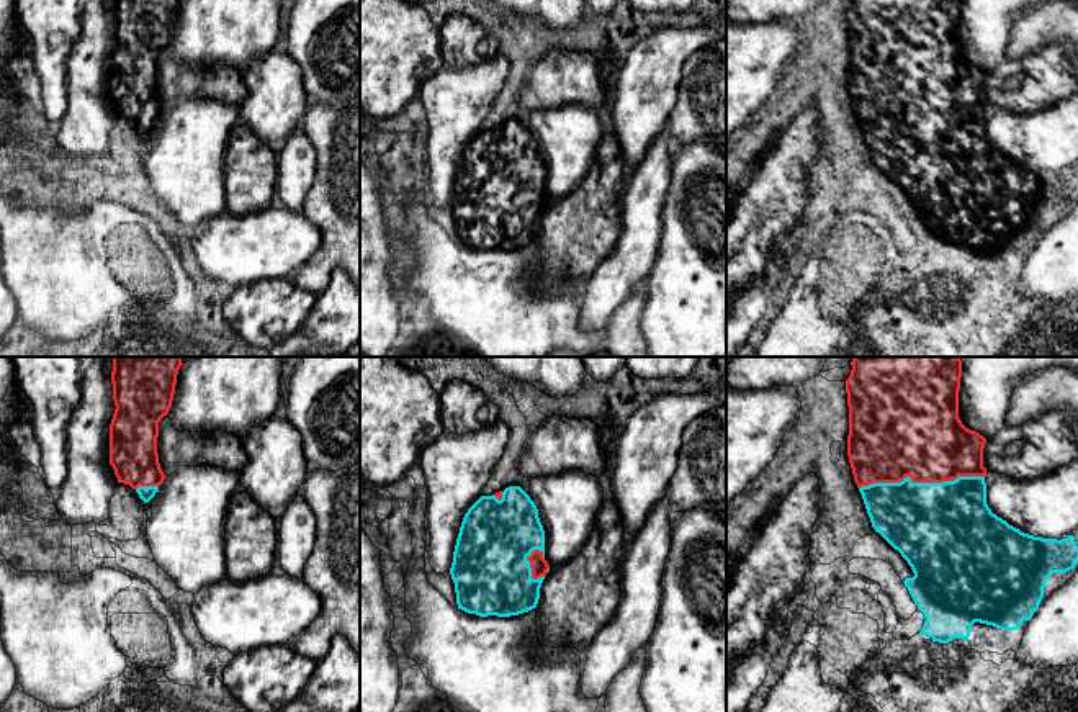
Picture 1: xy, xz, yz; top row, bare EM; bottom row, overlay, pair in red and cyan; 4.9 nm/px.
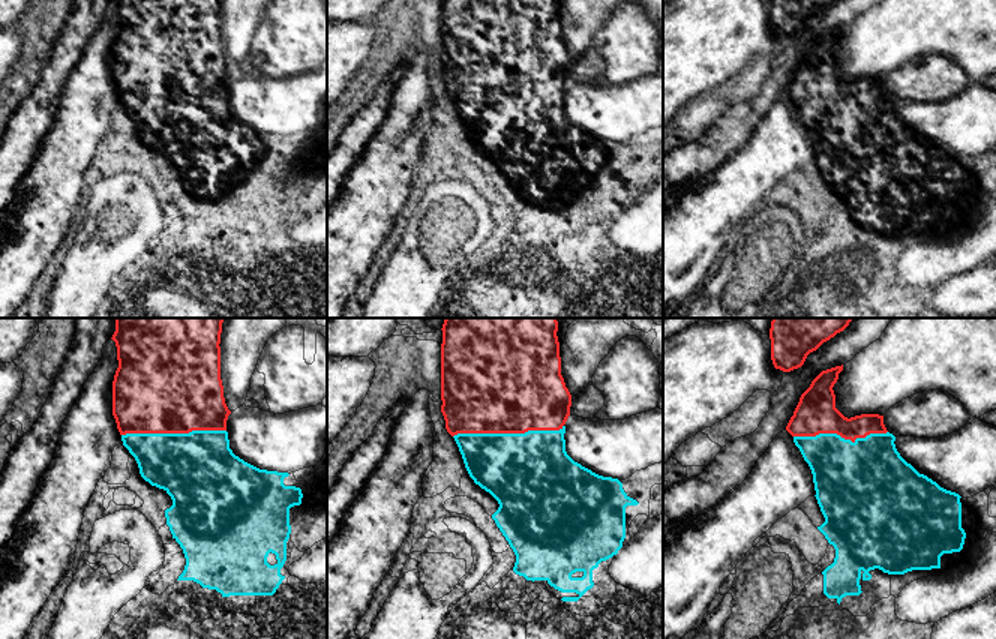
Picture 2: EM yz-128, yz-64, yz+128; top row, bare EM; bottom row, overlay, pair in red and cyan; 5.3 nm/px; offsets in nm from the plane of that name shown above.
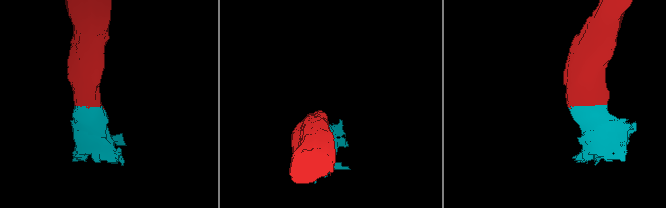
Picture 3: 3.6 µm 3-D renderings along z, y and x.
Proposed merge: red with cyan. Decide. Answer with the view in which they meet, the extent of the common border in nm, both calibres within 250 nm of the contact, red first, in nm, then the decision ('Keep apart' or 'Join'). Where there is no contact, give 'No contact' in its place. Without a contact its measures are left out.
Touches red in yz. Shared border 600 nm. Thickness 440 nm (red) against 460 nm. Join

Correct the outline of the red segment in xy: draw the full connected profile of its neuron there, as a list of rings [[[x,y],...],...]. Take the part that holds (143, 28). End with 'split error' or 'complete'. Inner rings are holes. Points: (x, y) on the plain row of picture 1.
[[[113,0],[115,47],[110,57],[110,98],[118,116],[129,118],[144,136],[149,136],[165,108],[159,97],[159,56],[168,47],[180,0]]]; split error

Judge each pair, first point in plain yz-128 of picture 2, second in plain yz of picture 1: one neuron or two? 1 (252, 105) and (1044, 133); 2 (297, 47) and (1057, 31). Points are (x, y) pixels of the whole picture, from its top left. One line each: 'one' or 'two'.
1: one
2: two

